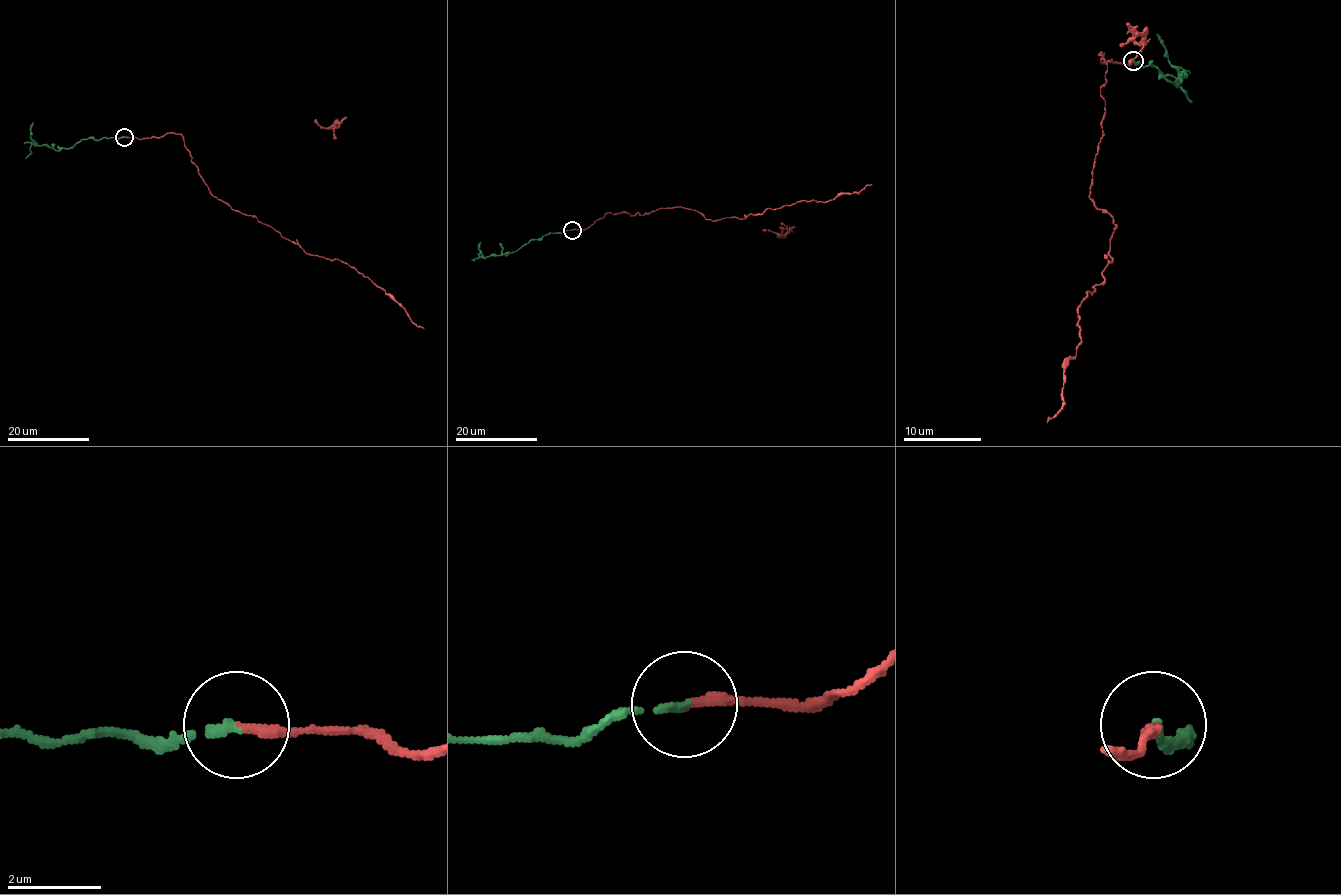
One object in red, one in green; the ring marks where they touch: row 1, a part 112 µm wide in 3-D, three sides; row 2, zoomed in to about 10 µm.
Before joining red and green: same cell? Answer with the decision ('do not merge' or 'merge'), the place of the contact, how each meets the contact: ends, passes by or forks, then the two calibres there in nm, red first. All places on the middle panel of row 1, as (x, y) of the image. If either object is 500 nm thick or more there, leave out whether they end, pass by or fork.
do not merge; at (572, 230); red ends there; green ends there; 220 nm thick on the red side, 160 nm on the other

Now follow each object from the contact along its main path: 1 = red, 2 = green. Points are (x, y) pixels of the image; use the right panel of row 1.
1: (1133, 60), (1100, 54), (1105, 106), (1090, 197), (1113, 219), (1111, 261), (1080, 306), (1063, 407), (1047, 422)
2: (1133, 60), (1142, 66), (1150, 64), (1179, 85), (1185, 71), (1169, 62), (1164, 42), (1156, 33)

